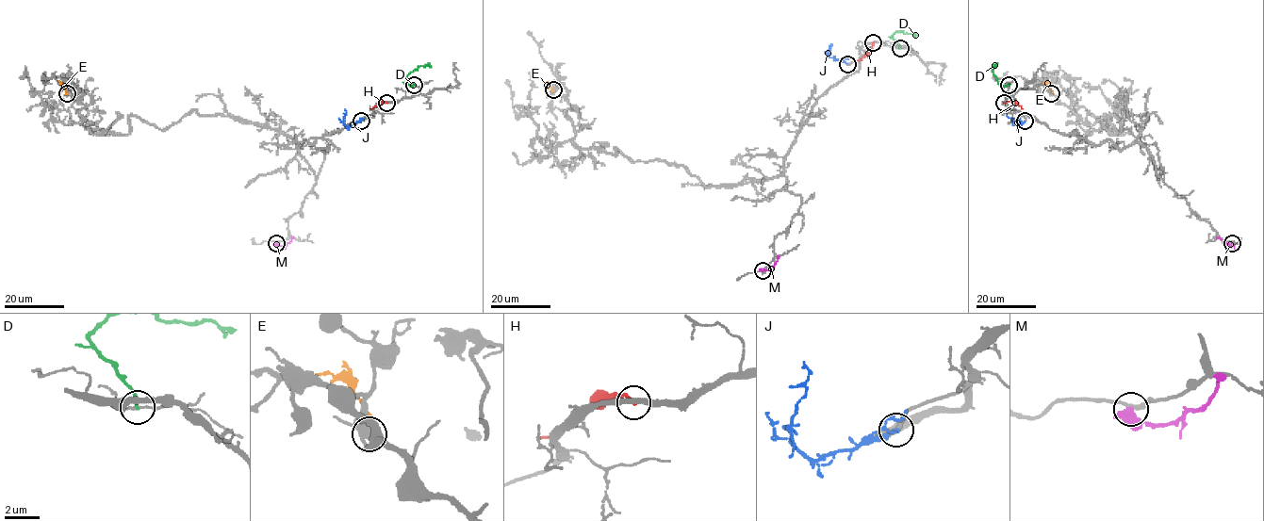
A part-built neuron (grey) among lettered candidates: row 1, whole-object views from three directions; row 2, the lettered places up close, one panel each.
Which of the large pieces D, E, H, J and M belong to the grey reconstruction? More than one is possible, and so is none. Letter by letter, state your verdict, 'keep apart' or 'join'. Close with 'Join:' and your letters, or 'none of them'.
D: keep apart
E: keep apart
H: keep apart
J: join
M: keep apart
Join: J

